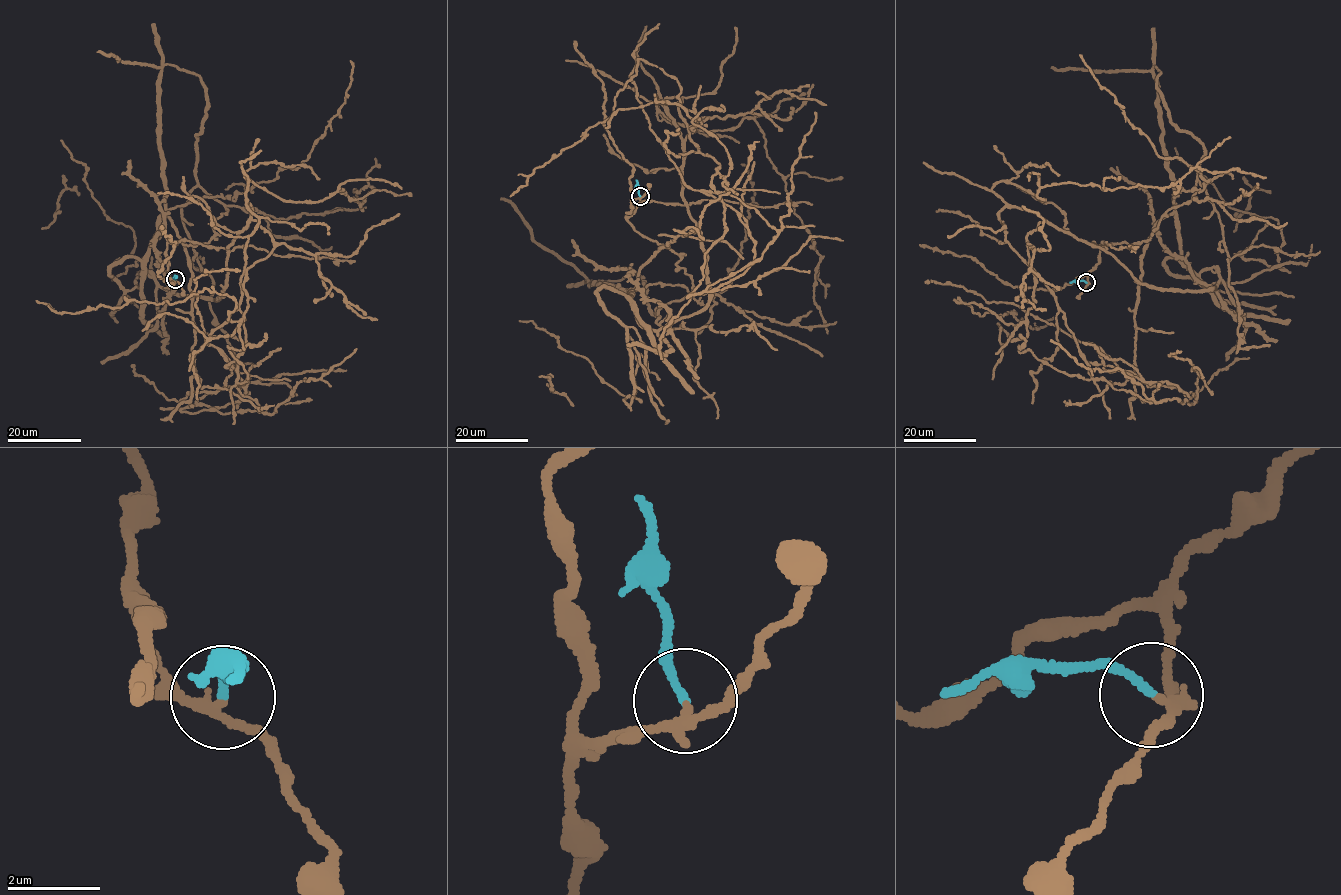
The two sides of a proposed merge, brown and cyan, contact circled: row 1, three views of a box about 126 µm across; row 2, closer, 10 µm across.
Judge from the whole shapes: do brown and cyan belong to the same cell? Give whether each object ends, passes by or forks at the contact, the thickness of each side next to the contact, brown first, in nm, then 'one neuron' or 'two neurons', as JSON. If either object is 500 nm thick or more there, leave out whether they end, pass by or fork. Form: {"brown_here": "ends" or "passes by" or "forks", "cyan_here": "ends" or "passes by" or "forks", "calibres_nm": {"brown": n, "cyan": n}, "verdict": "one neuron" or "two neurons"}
{"brown_here": "passes by", "cyan_here": "ends", "calibres_nm": {"brown": 200, "cyan": 160}, "verdict": "two neurons"}

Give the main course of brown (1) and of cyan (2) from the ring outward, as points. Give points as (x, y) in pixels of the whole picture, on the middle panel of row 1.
1: (640, 196), (686, 204), (678, 97), (754, 242), (726, 283), (816, 112)
2: (640, 196), (636, 180)

